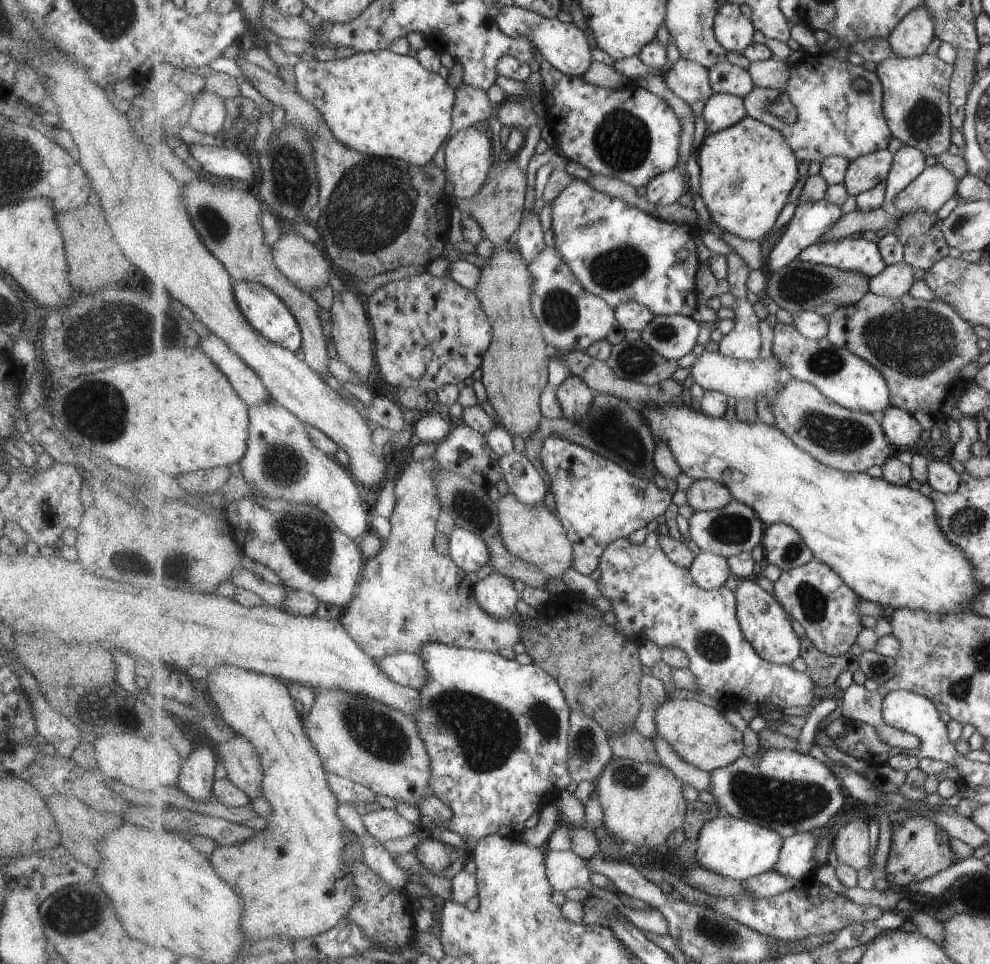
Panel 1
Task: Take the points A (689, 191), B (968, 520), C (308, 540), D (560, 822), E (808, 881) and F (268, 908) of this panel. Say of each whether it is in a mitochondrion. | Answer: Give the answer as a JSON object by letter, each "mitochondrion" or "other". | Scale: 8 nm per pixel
{"A":"other","B":"mitochondrion","C":"mitochondrion","D":"other","E":"other","F":"other"}

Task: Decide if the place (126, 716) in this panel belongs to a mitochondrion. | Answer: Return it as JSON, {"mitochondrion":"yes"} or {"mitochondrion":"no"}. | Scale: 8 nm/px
{"mitochondrion":"no"}

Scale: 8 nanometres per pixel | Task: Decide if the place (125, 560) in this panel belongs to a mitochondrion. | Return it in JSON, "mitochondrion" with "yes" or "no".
{"mitochondrion":"yes"}

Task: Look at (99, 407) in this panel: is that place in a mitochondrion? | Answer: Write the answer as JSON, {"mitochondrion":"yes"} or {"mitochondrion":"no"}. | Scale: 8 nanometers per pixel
{"mitochondrion":"yes"}

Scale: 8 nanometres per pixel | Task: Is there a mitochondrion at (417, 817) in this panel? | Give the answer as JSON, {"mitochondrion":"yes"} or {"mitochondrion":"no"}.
{"mitochondrion":"no"}

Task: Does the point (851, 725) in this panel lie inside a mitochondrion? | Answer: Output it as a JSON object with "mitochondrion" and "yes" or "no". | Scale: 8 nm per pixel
{"mitochondrion":"no"}

